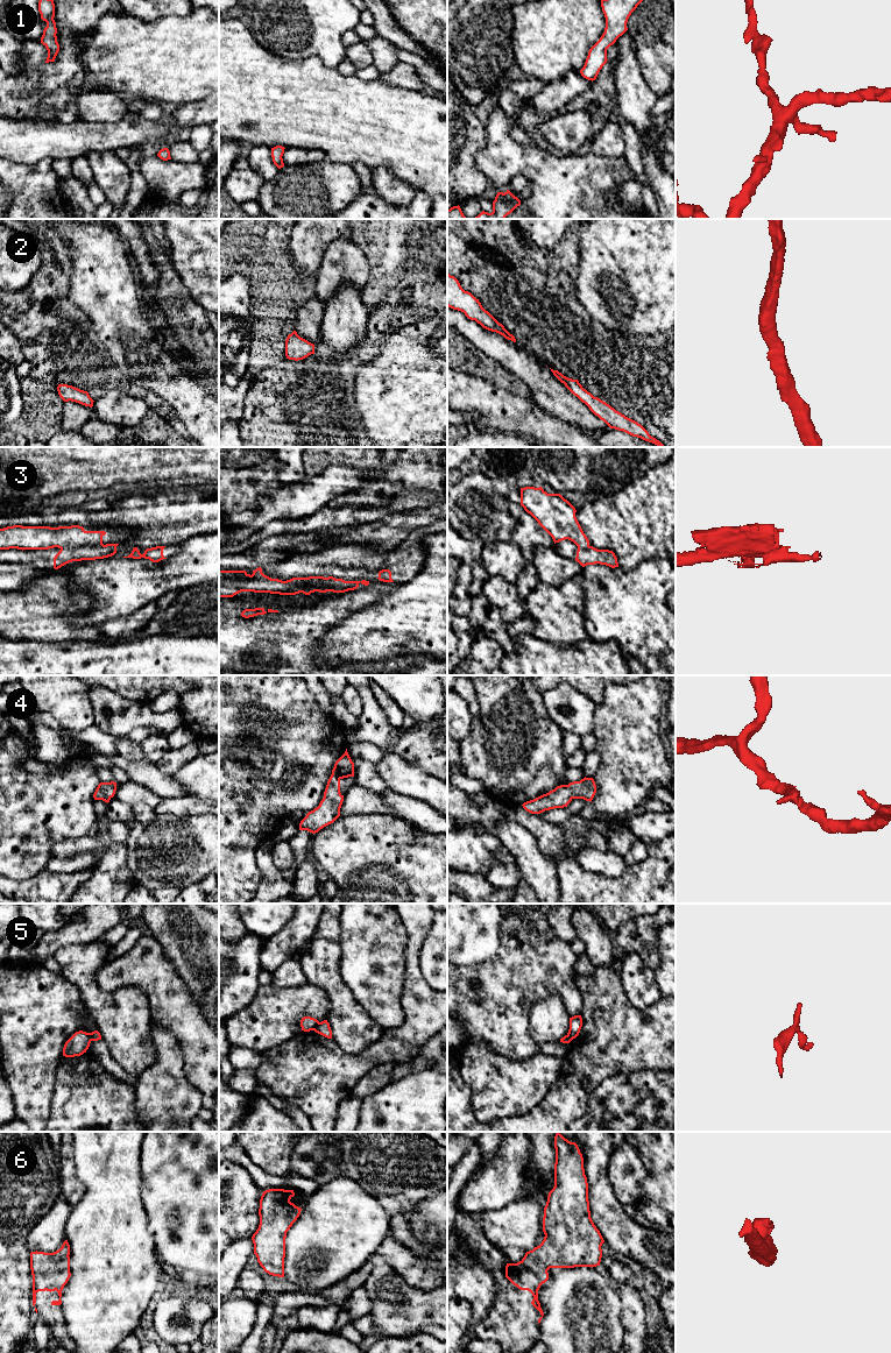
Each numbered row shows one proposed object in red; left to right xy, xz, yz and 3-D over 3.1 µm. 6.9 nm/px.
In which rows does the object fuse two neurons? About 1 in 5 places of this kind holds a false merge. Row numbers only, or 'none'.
3, 5

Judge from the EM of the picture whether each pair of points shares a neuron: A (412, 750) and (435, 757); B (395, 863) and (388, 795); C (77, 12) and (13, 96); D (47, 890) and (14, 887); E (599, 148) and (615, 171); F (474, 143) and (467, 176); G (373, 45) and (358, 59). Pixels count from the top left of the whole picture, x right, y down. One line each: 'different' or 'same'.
A: same
B: different
C: same
D: same
E: different
F: same
G: different

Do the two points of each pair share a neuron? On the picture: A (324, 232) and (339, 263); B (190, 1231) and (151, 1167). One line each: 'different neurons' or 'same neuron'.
A: different neurons
B: same neuron

